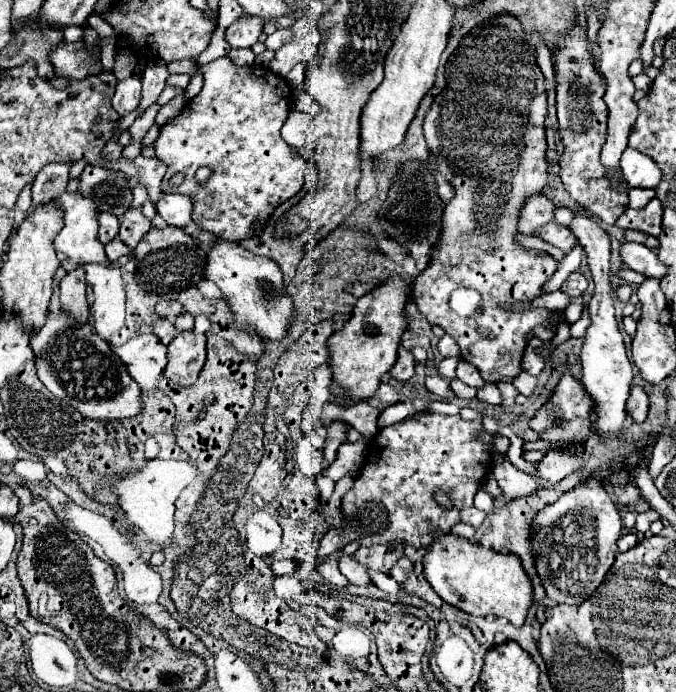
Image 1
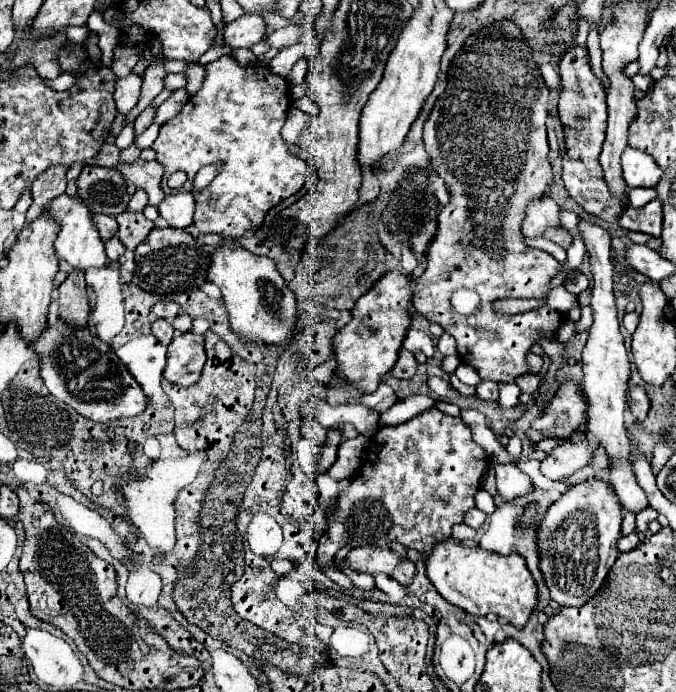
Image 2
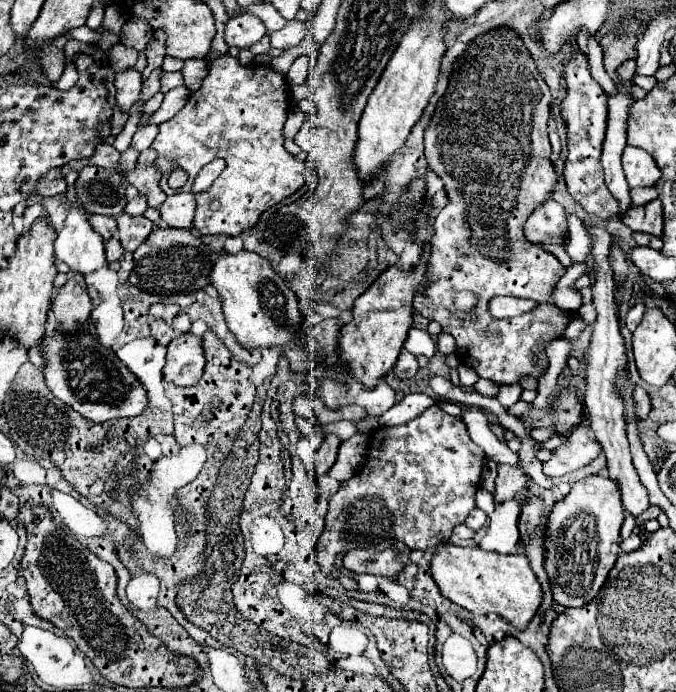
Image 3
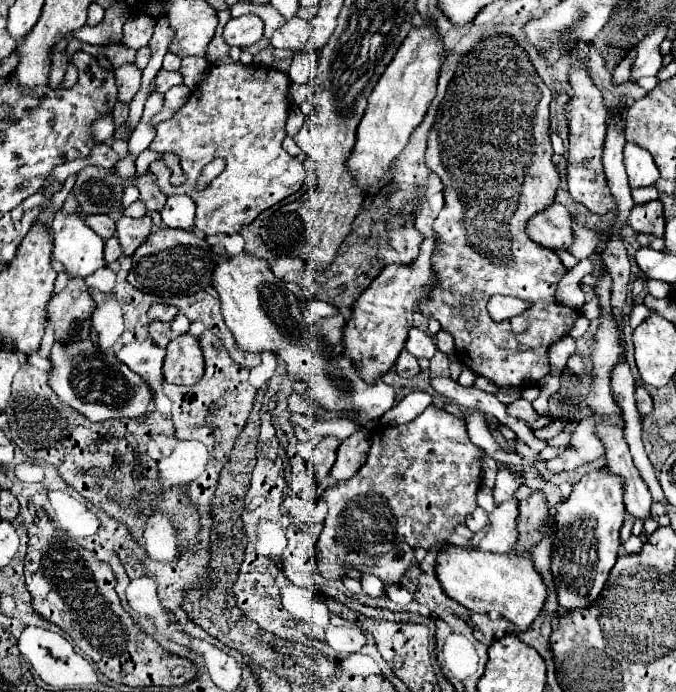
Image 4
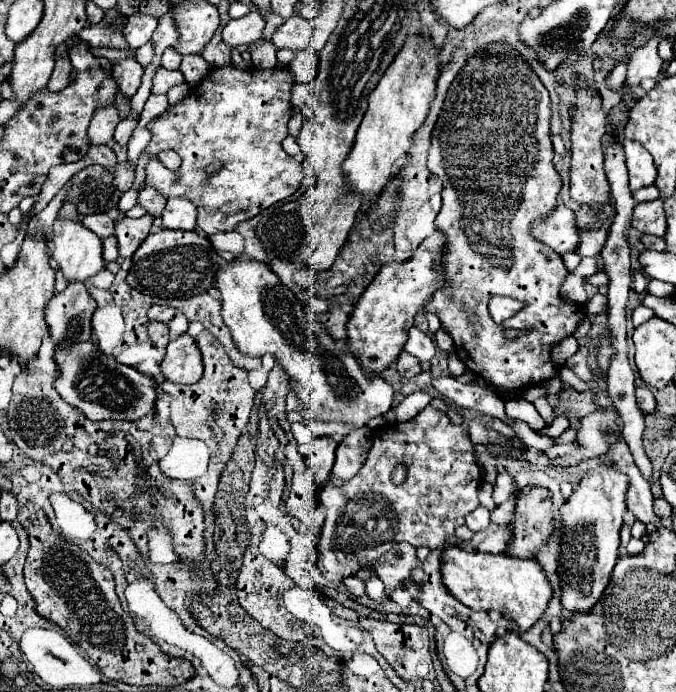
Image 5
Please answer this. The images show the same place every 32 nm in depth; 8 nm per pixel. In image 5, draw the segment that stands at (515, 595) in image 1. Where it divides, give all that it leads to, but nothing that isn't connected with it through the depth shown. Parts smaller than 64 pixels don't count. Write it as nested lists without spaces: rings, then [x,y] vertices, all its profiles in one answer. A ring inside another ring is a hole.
[[[458,546],[444,548],[442,572],[446,588],[472,610],[498,610],[510,616],[522,632],[530,630],[546,612],[552,598],[552,586],[536,560],[516,560],[504,554],[466,552]]]

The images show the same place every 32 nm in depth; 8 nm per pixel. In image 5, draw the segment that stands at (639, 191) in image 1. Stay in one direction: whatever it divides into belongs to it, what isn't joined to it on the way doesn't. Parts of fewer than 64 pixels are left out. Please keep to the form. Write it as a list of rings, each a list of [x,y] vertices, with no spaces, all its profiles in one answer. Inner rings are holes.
[[[652,184],[652,186],[646,186],[646,188],[640,188],[640,192],[634,192],[634,200],[636,202],[650,202],[650,200],[656,200],[660,196],[658,188]]]

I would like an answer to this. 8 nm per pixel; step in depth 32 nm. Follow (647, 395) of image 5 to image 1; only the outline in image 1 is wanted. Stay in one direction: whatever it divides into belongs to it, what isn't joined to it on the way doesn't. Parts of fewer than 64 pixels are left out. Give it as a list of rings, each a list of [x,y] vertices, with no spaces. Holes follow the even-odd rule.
[[[632,386],[626,410],[634,418],[634,422],[642,424],[646,420],[646,414],[648,414],[648,396],[646,396],[646,392],[640,386]]]

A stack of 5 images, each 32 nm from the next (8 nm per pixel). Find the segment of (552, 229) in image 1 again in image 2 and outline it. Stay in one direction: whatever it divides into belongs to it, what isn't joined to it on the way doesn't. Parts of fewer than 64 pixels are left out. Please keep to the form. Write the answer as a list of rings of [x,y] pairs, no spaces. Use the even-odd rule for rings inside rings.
[[[560,230],[560,232],[548,232],[548,240],[552,240],[552,242],[556,242],[558,246],[562,246],[562,248],[568,248],[570,246],[570,242],[572,242],[572,236],[568,234],[568,230]]]

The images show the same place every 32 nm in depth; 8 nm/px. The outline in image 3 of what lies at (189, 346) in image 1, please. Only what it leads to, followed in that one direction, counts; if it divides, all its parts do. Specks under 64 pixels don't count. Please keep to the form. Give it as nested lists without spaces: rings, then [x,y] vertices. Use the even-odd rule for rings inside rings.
[[[190,332],[176,336],[168,344],[164,380],[178,386],[194,386],[204,372],[204,350],[200,336]]]

